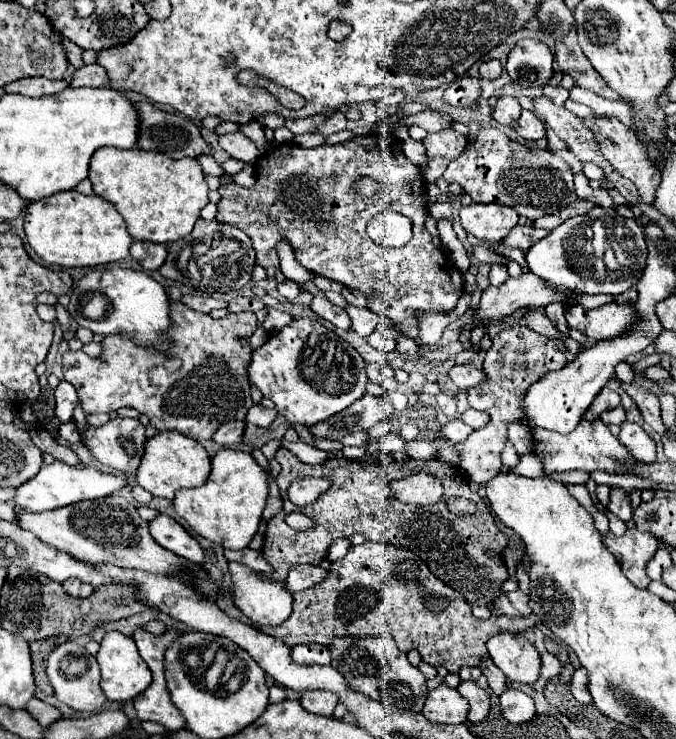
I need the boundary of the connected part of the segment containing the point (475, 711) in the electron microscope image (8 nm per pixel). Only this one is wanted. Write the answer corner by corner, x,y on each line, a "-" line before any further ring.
462,681
462,683
458,685
458,691
460,691
462,697
466,697
468,703
470,703
468,721
470,721
470,723
482,721
482,719
488,715
488,711
490,711
490,697
488,697
488,693
486,693
482,687
478,687
478,683
474,683
474,681

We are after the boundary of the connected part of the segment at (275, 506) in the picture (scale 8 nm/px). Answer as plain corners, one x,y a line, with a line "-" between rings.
268,479
268,483
270,483
270,493
268,493
268,505
264,509
264,521
270,521
282,509
282,499
280,499
278,485
272,479

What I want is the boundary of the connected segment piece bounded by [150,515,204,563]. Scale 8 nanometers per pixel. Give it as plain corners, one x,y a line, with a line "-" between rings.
158,515
150,523
150,533
156,539
158,545
166,547
168,551
192,561
192,563
204,563
204,549
200,543
186,533
186,529
176,523
168,515

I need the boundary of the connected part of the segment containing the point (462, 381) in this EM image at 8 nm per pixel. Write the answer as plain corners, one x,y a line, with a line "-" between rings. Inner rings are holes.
454,365
450,371
448,371
448,377
454,381
456,387
460,389
470,389
474,385
478,385
482,379
484,379
484,373
472,365

